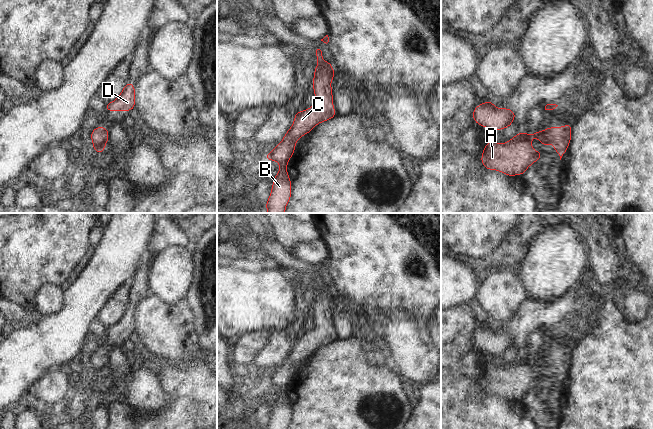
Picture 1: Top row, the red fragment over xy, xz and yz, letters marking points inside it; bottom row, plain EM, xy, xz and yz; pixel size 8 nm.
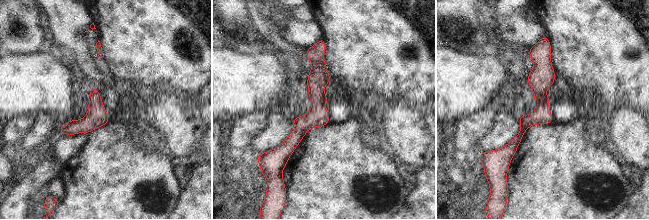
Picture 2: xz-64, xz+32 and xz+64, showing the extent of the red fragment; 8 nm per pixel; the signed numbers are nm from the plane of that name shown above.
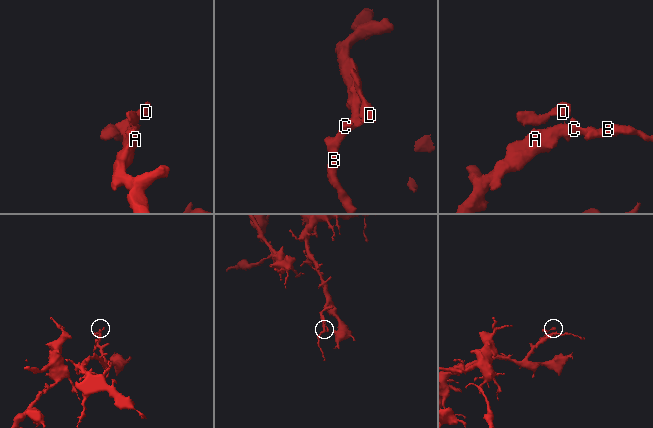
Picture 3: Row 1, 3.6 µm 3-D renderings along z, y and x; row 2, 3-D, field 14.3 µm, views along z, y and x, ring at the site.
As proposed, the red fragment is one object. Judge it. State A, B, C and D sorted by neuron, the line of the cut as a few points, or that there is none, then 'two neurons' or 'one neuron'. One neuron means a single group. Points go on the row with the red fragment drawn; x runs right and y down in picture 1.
groups A B C D; cut none; one neuron

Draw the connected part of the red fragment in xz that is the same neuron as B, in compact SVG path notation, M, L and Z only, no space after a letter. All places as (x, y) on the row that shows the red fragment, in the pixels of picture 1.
M321 47L315 48L314 52L318 62L313 78L315 104L309 109L297 112L292 127L282 138L281 143L264 155L266 160L277 161L280 164L278 174L272 179L271 194L265 205L267 213L285 213L285 208L291 199L291 180L287 173L287 164L293 156L297 140L310 133L317 124L337 116L331 88L331 80L336 73L331 62L322 59Z

